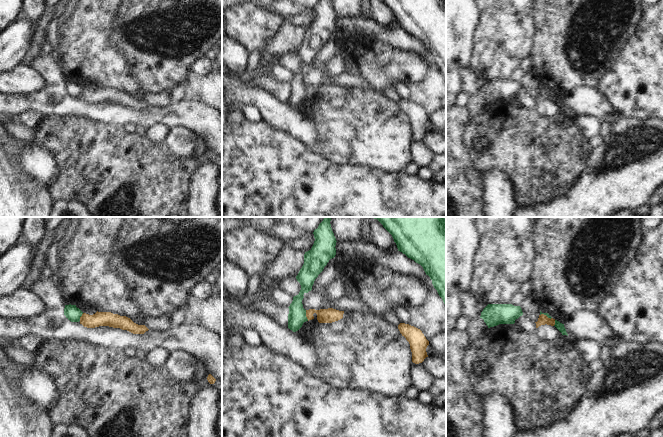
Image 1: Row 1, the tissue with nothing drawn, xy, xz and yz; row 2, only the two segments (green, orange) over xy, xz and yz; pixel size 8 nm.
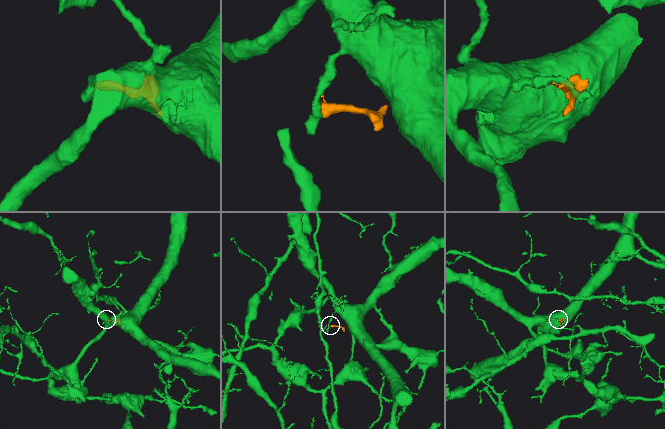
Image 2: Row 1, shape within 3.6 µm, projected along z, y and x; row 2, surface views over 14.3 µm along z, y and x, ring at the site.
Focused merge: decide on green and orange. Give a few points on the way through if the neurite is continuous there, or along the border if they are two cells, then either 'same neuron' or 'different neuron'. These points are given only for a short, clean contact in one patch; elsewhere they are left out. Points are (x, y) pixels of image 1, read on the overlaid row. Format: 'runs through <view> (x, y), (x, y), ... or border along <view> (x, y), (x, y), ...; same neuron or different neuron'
border along xz (305, 310), (305, 316), (308, 320); different neuron

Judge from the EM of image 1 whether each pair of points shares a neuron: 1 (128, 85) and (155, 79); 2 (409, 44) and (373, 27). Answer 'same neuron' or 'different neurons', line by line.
1: different neurons
2: same neuron

